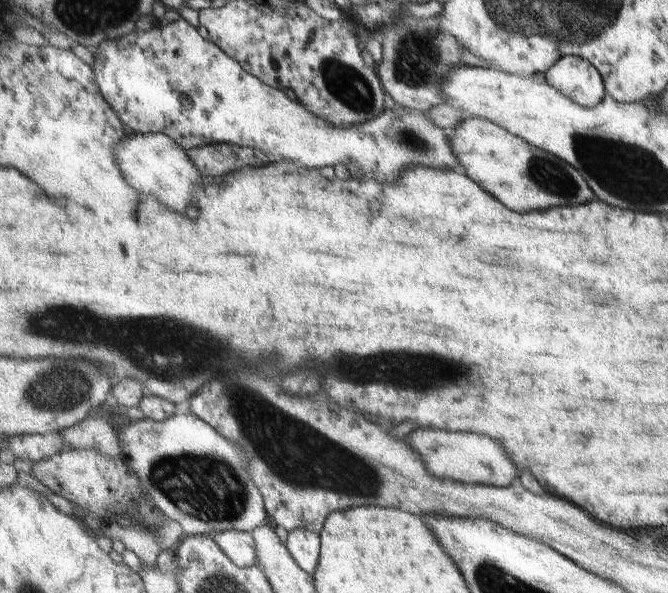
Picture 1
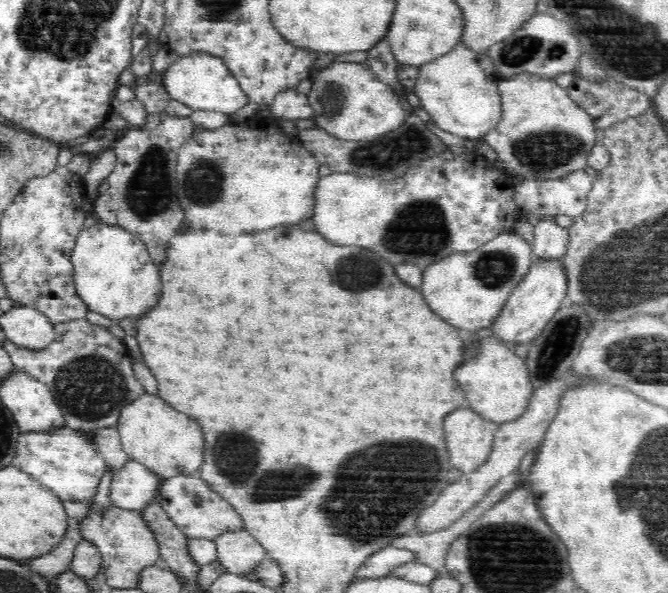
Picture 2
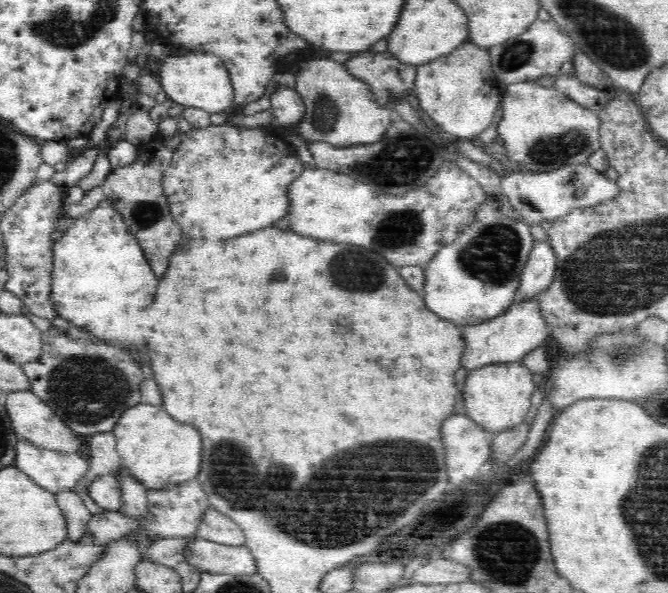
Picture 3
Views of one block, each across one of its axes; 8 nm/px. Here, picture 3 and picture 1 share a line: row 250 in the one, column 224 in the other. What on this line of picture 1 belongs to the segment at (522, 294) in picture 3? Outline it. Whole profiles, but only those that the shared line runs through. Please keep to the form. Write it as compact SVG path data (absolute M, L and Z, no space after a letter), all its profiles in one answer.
M228 530L213 534L223 552L240 567L257 564L256 542L249 531Z

